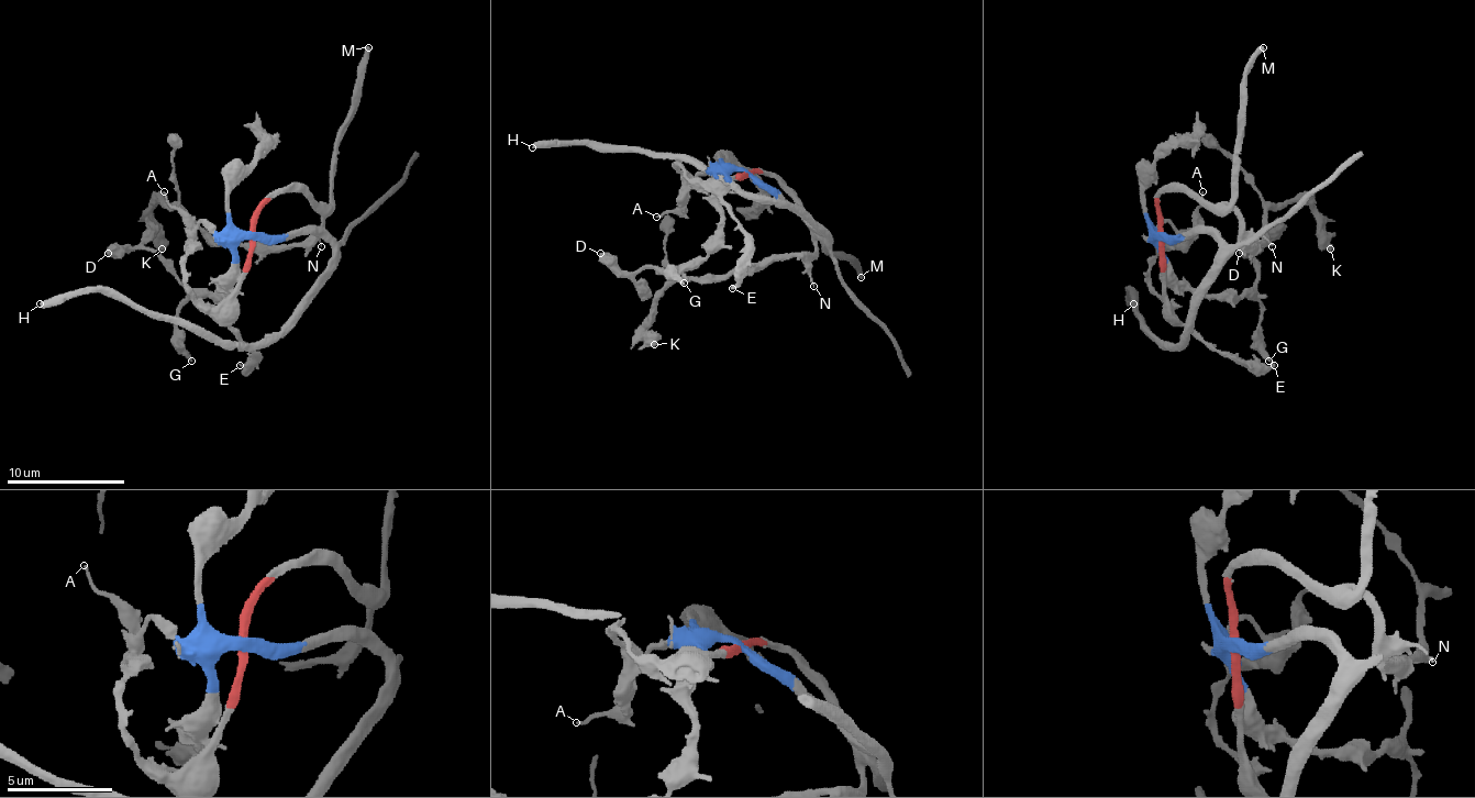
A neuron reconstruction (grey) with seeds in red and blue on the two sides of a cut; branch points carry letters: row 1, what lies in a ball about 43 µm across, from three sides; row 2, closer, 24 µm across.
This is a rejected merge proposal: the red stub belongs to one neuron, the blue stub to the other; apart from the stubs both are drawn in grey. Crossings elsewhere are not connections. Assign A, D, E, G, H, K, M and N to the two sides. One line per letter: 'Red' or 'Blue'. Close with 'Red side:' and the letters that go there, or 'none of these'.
A: Blue
D: Blue
E: Red
G: Blue
H: Blue
K: Red
M: Red
N: Red
Red side: E, K, M, N

